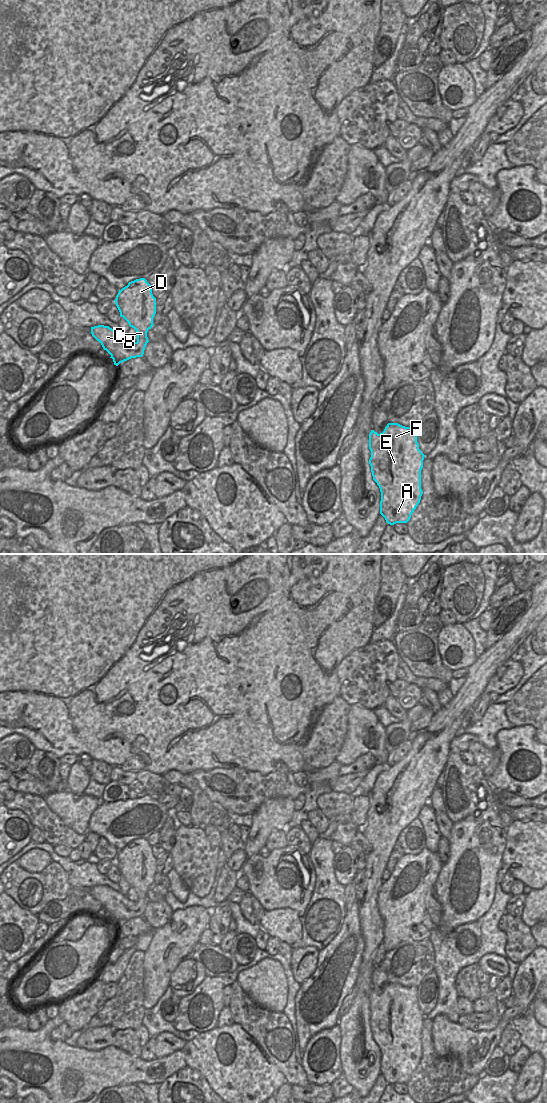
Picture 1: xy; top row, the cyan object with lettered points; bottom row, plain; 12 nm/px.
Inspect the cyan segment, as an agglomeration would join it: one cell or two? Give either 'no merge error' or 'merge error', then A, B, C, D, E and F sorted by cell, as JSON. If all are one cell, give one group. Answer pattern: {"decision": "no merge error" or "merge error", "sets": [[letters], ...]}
{"decision": "no merge error", "sets": [["A", "B", "C", "D", "E", "F"]]}

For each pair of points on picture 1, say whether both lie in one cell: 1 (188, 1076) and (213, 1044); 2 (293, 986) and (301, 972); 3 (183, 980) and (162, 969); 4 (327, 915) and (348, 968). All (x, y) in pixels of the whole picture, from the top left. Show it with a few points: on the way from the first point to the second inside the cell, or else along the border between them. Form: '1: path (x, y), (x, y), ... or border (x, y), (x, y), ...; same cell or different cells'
1: border (187, 1066), (195, 1069), (209, 1086); different cells
2: border (290, 958), (292, 977), (299, 984); different cells
3: border (184, 958), (171, 974), (168, 985); different cells
4: border (344, 914), (338, 933), (319, 951); different cells

